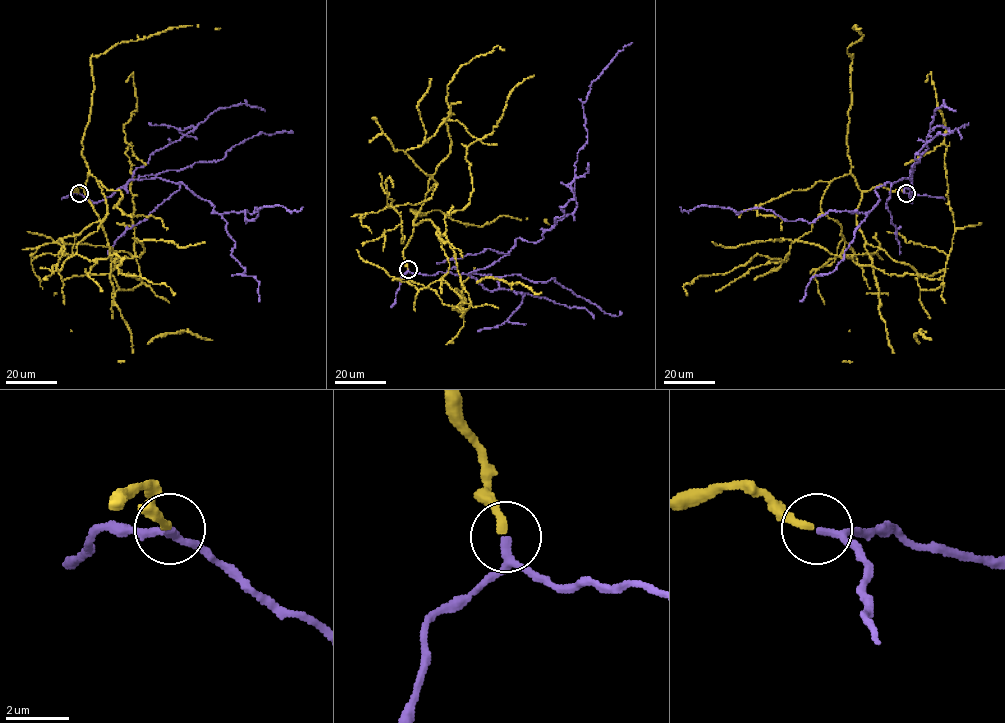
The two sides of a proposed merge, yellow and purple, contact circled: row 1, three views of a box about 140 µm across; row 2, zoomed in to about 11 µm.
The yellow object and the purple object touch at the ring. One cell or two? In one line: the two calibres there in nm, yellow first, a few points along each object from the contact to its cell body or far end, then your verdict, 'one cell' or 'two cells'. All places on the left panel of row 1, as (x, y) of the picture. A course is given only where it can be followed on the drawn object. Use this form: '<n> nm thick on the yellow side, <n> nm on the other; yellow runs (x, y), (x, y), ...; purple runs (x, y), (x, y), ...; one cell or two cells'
240 nm thick on the yellow side, 190 nm on the other; yellow runs (78, 193), (120, 263), (120, 289), (141, 283), (116, 266), (141, 255), (137, 239), (205, 242); purple runs (78, 193), (98, 203), (131, 179), (161, 178), (216, 213), (248, 210), (246, 223), (256, 208), (303, 207); one cell

